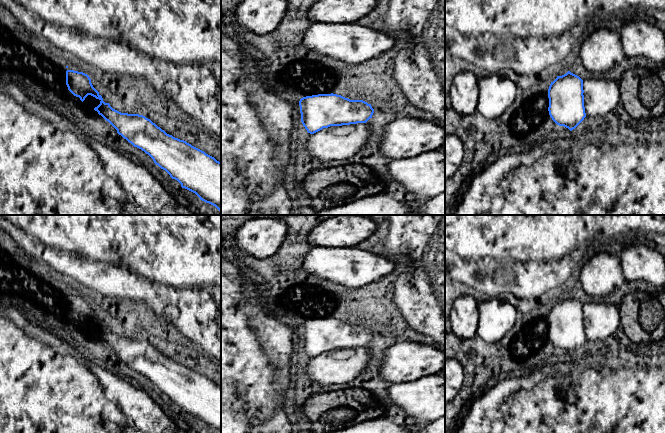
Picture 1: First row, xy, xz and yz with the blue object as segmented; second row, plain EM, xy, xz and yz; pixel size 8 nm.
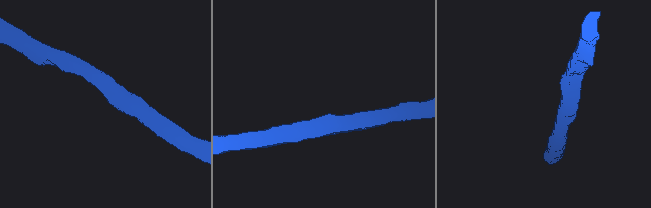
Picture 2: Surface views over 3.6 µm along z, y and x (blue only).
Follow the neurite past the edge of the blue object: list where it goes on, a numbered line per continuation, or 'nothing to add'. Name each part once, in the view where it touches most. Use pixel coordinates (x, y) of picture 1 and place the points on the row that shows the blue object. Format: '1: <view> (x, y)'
nothing to add

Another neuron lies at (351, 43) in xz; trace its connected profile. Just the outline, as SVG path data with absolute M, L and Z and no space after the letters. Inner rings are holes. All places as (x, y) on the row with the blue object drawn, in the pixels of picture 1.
M316 22L304 31L302 42L307 49L349 64L363 64L396 46L396 38L383 29L358 23L327 24Z

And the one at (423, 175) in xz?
M439 150L392 160L387 167L392 180L419 199L445 192L445 153Z

